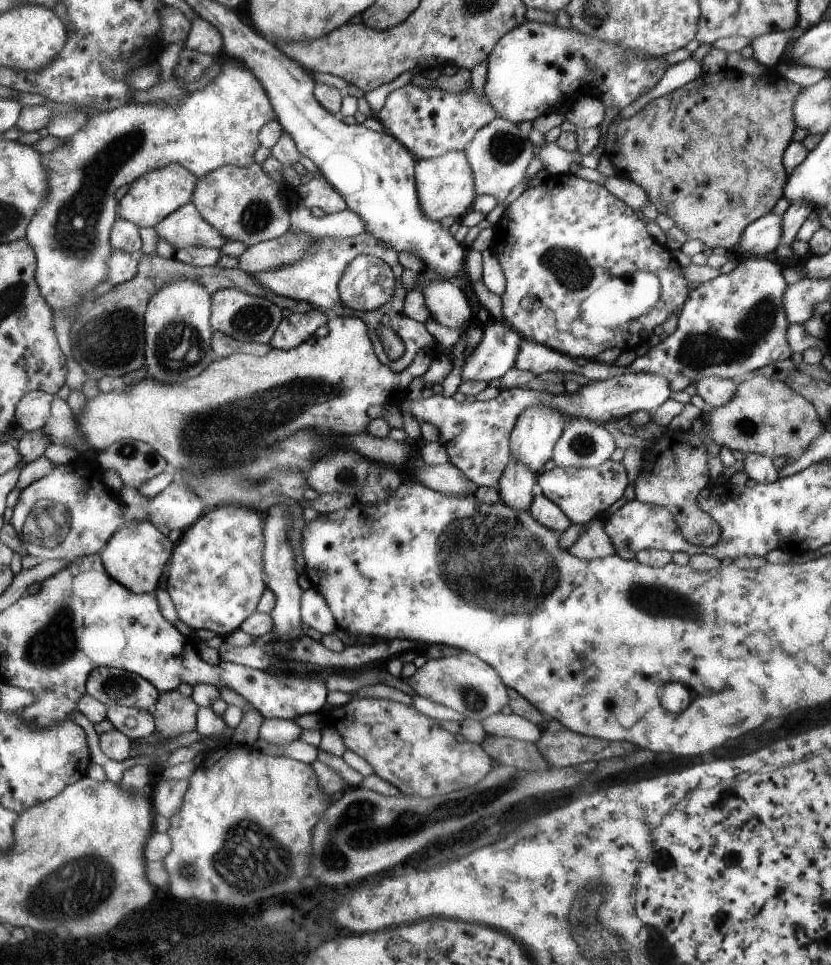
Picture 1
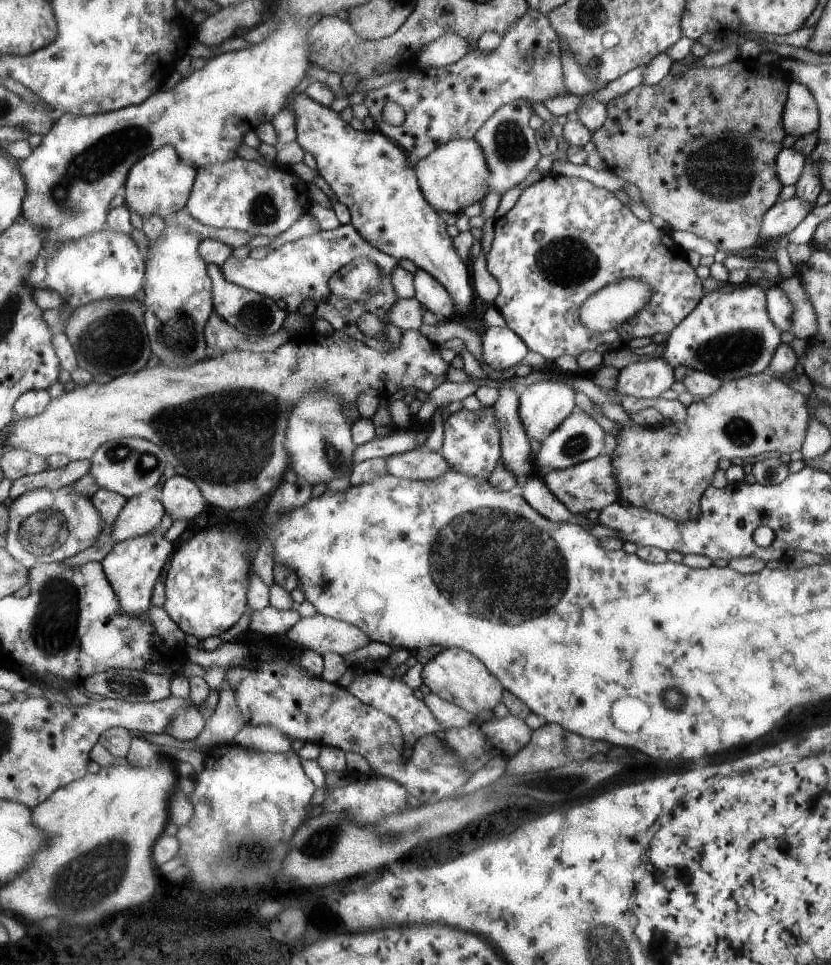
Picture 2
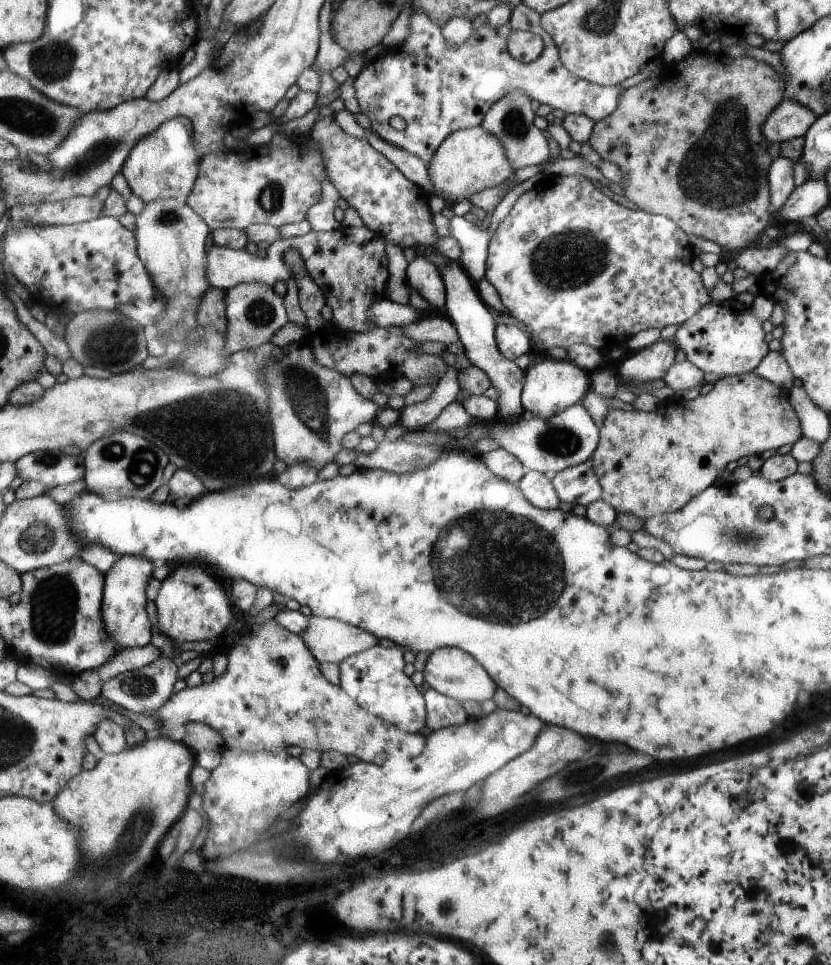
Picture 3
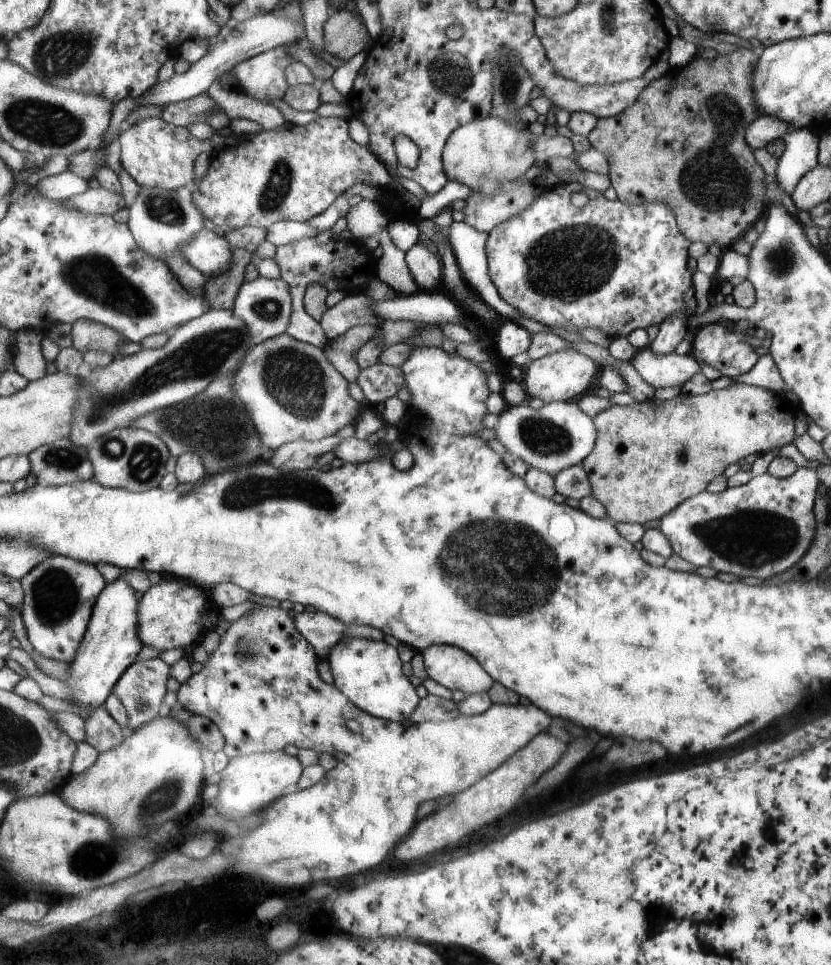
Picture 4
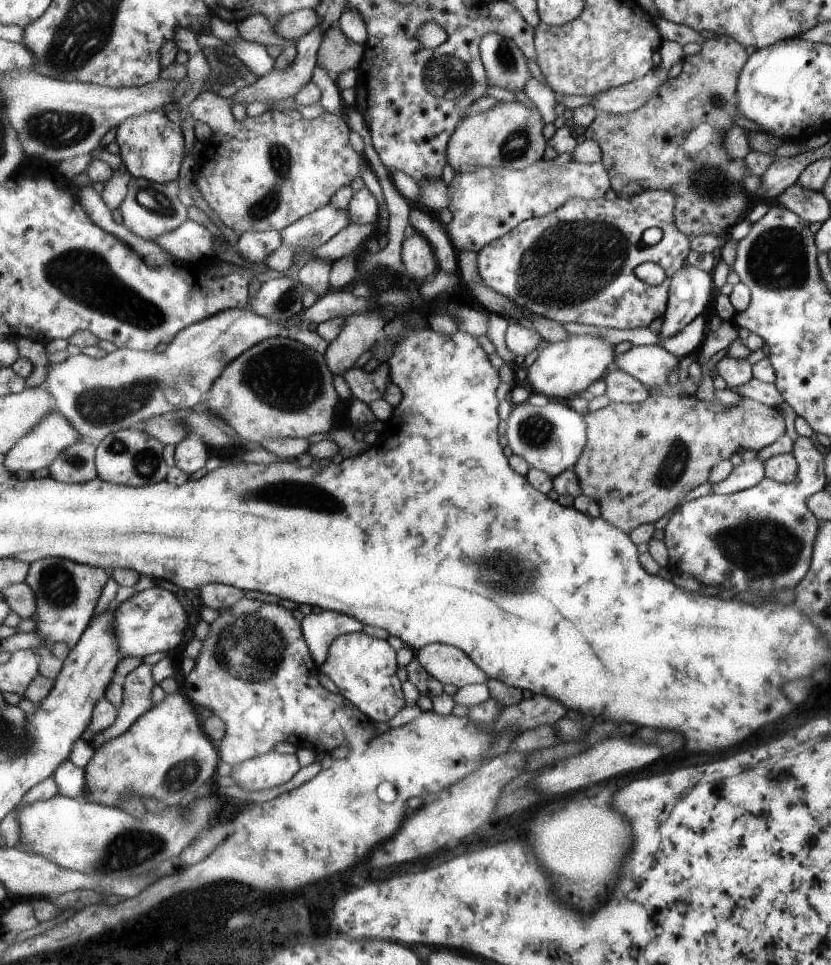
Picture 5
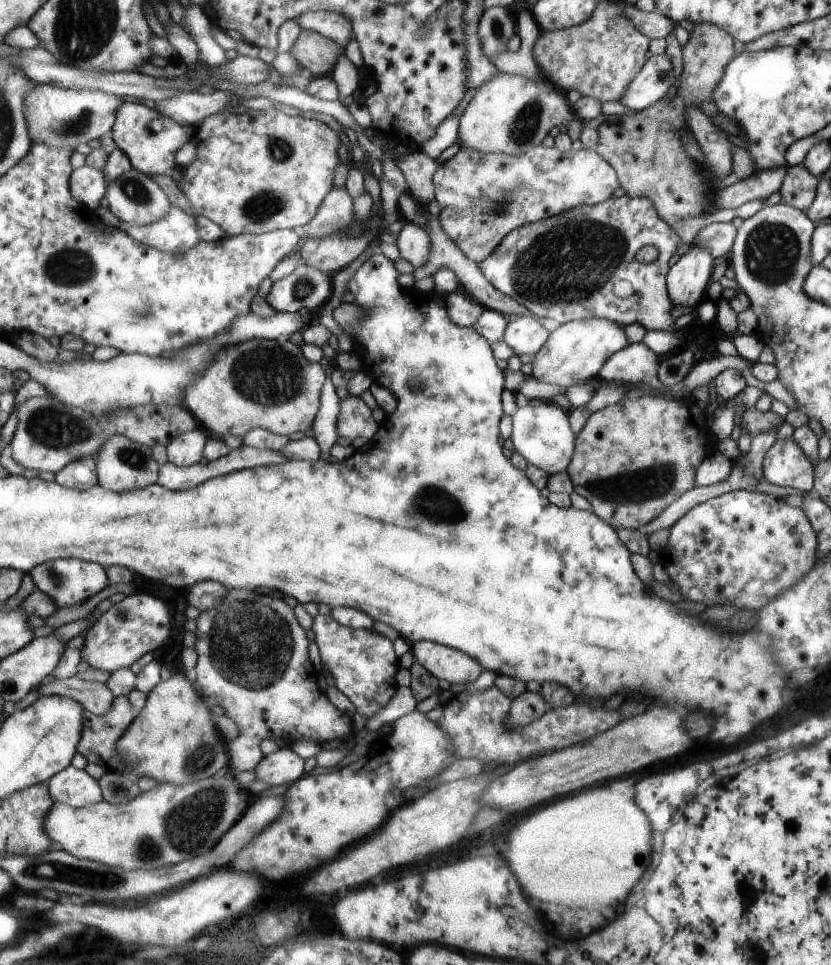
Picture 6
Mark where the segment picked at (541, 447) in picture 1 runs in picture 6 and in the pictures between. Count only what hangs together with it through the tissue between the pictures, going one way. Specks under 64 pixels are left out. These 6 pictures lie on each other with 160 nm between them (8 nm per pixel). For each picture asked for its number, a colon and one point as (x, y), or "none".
2: (543, 405)
3: (550, 385)
4: (564, 375)
5: (561, 370)
6: (574, 351)

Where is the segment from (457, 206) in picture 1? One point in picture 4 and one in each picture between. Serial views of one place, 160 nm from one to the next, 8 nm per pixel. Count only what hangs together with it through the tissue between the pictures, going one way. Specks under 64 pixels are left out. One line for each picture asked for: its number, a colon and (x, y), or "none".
2: (456, 175)
3: (471, 160)
4: (489, 148)

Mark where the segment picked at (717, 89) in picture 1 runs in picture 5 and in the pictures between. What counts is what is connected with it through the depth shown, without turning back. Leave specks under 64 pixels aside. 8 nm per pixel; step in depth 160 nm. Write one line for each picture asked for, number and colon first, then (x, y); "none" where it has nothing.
2: (700, 146)
3: (689, 143)
4: (681, 142)
5: (674, 141)

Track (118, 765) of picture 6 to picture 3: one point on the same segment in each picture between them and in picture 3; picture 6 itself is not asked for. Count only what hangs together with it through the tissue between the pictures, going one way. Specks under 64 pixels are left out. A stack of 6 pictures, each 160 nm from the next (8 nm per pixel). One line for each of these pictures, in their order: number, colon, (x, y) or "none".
3: (144, 690)
4: (143, 687)
5: (139, 683)

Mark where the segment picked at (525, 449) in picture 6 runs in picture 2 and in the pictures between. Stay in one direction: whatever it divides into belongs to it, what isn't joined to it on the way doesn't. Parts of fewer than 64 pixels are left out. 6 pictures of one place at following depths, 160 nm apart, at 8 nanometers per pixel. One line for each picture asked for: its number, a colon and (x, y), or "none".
2: (578, 438)
3: (547, 446)
4: (559, 434)
5: (550, 438)

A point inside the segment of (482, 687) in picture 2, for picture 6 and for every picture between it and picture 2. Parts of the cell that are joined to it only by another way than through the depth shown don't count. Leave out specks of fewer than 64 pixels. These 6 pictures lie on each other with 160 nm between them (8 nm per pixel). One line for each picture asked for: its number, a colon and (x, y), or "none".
3: (452, 671)
4: (454, 668)
5: (451, 665)
6: (446, 663)

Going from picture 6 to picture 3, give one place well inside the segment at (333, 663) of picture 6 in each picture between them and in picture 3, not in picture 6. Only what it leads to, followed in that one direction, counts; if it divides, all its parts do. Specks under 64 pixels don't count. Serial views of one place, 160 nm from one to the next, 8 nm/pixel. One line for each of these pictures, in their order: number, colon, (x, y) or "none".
3: (374, 678)
4: (370, 672)
5: (365, 668)

